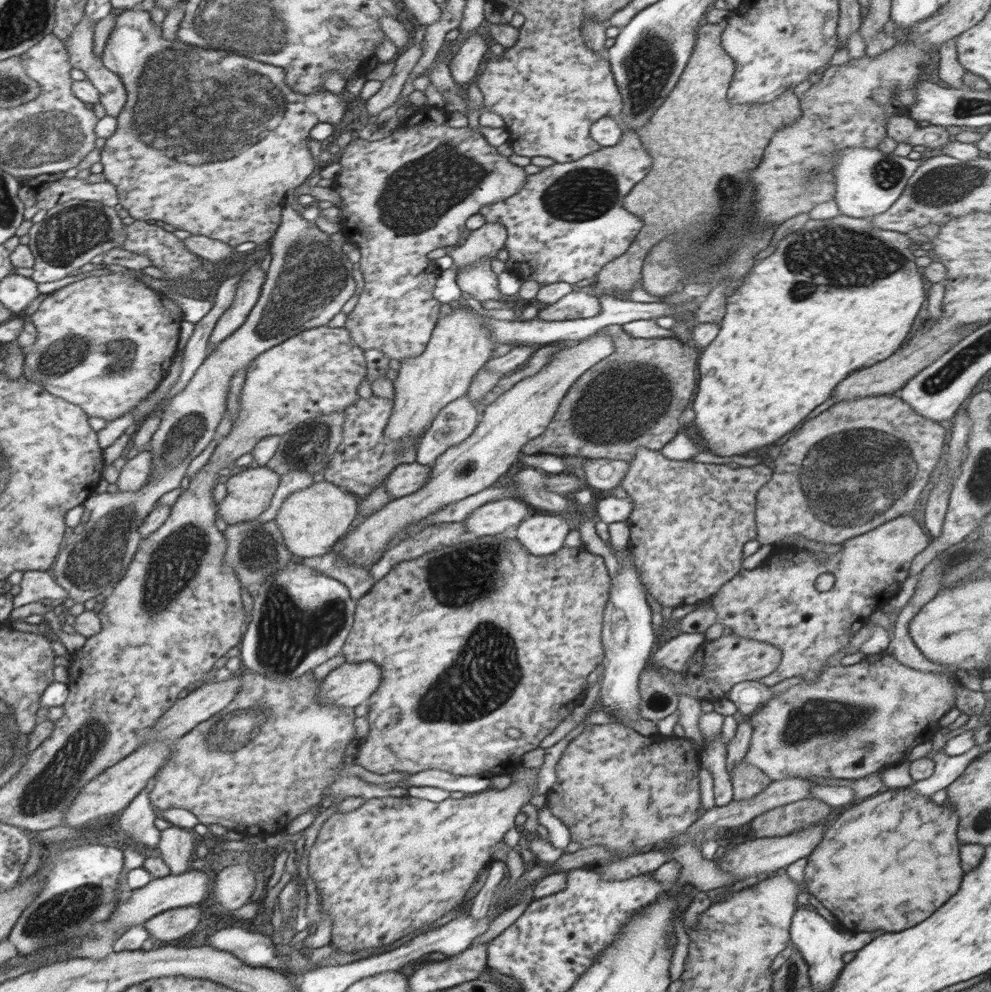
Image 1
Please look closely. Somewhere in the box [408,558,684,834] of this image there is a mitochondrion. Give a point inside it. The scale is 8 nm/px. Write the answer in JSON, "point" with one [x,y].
{"point":[503,668]}

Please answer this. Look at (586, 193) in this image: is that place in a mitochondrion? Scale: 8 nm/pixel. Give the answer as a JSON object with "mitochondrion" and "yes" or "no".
{"mitochondrion":"yes"}

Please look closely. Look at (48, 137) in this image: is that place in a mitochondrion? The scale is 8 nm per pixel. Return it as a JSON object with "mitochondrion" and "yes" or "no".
{"mitochondrion":"yes"}

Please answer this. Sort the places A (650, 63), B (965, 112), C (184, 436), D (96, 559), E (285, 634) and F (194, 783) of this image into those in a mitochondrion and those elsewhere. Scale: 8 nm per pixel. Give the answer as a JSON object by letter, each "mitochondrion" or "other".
{"A":"mitochondrion","B":"mitochondrion","C":"mitochondrion","D":"mitochondrion","E":"mitochondrion","F":"other"}

